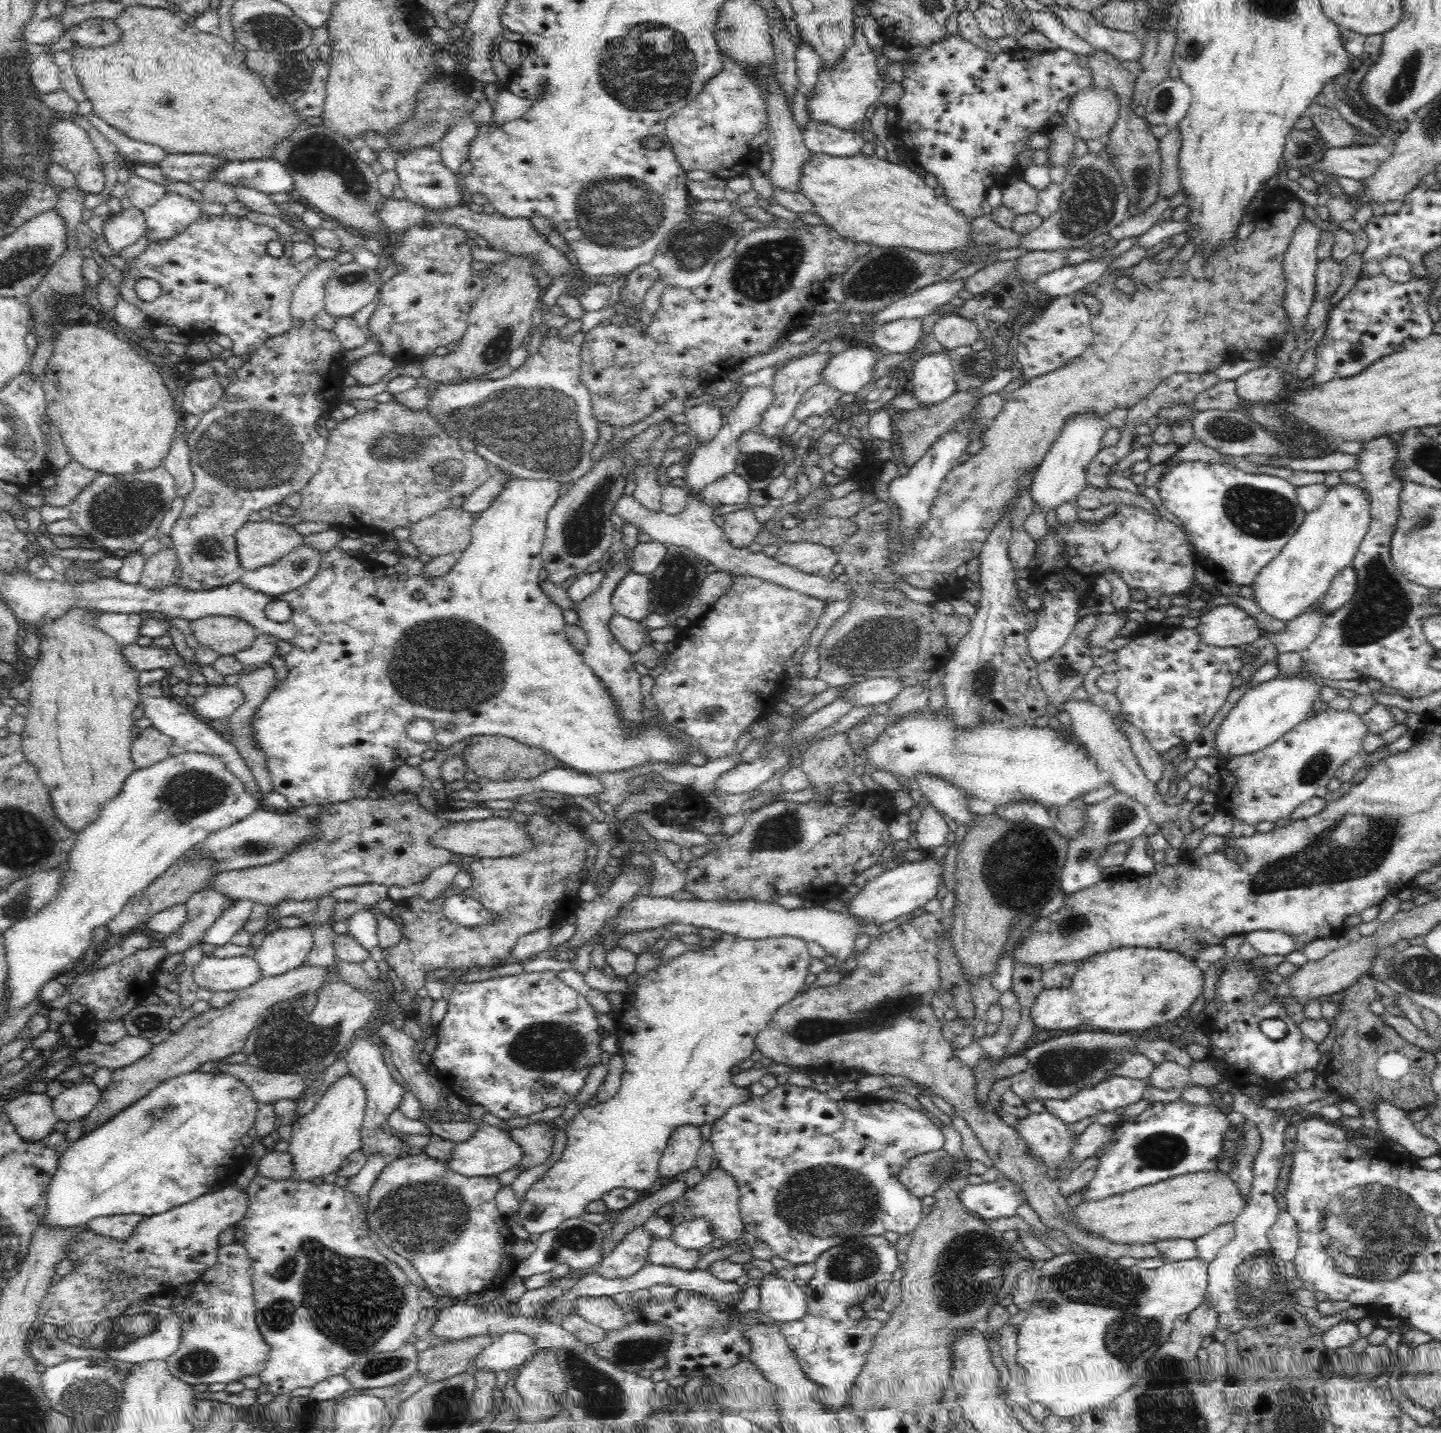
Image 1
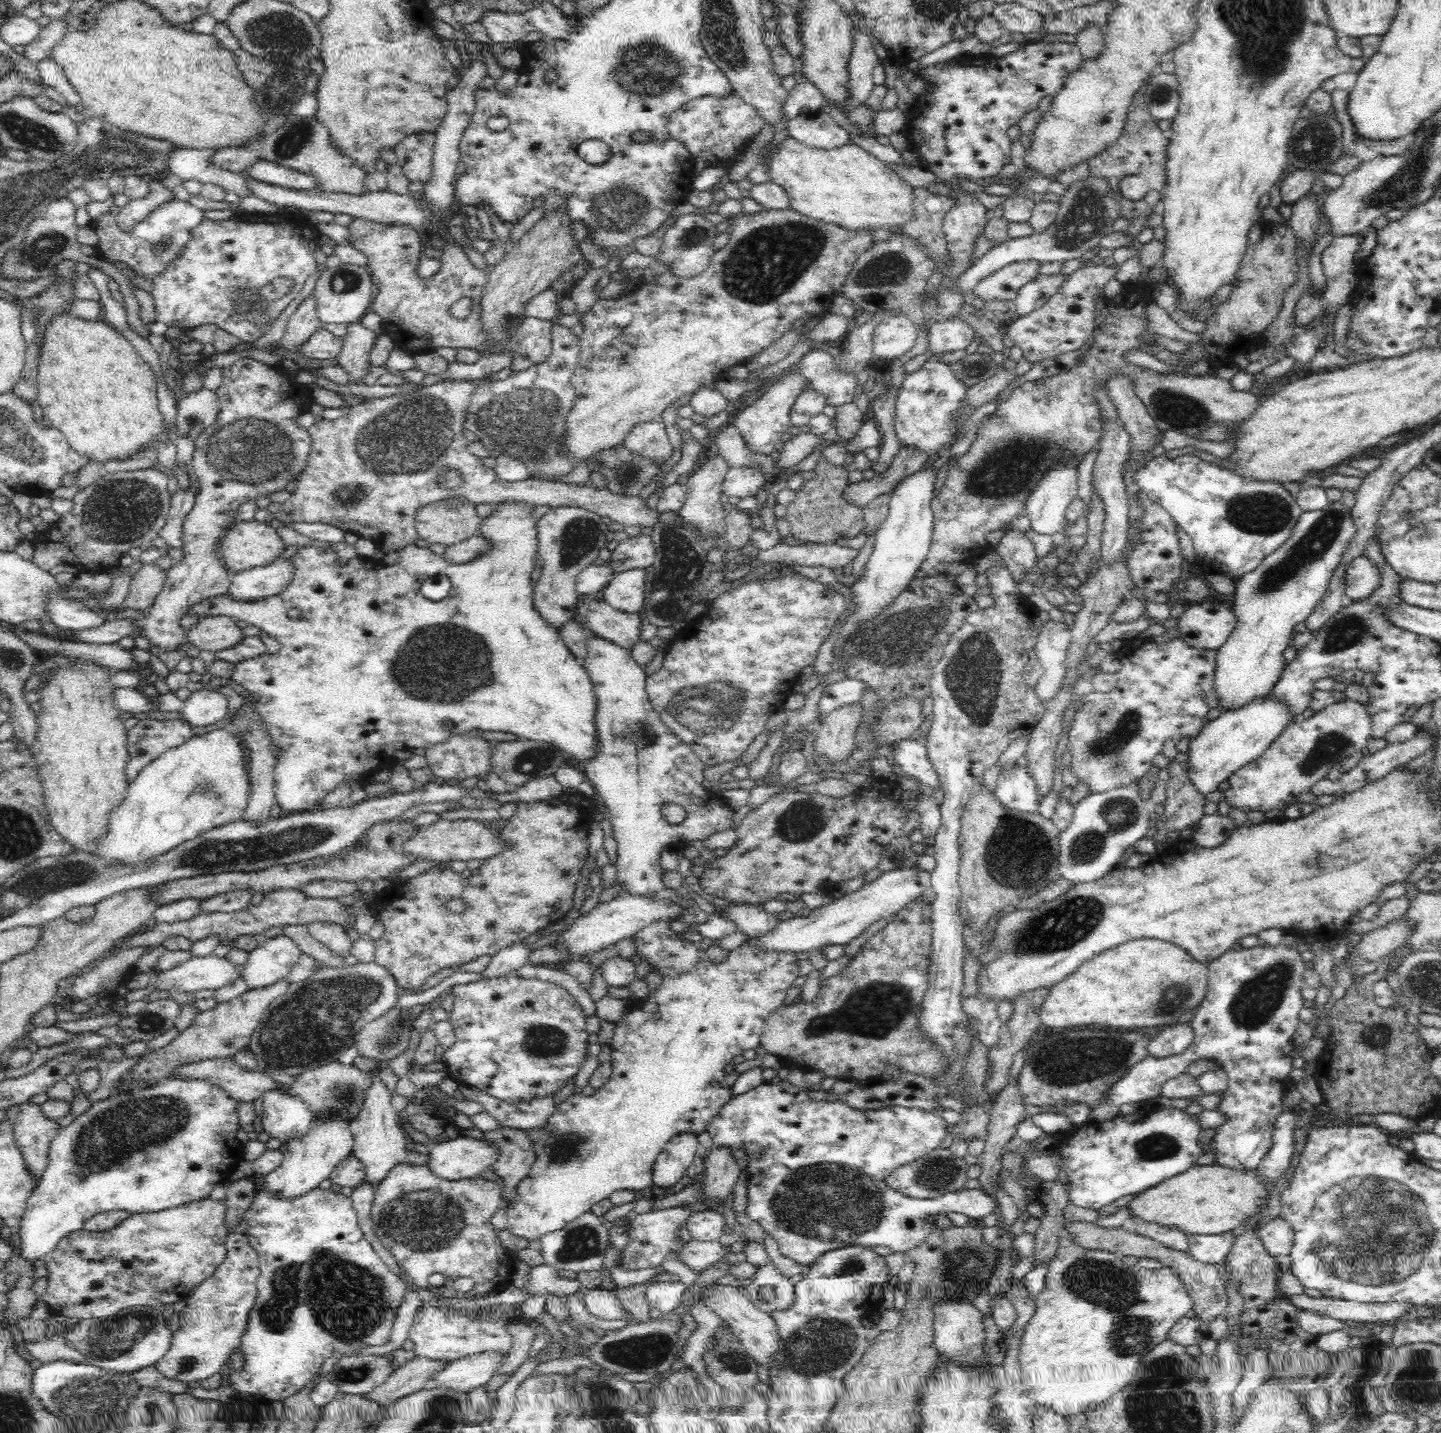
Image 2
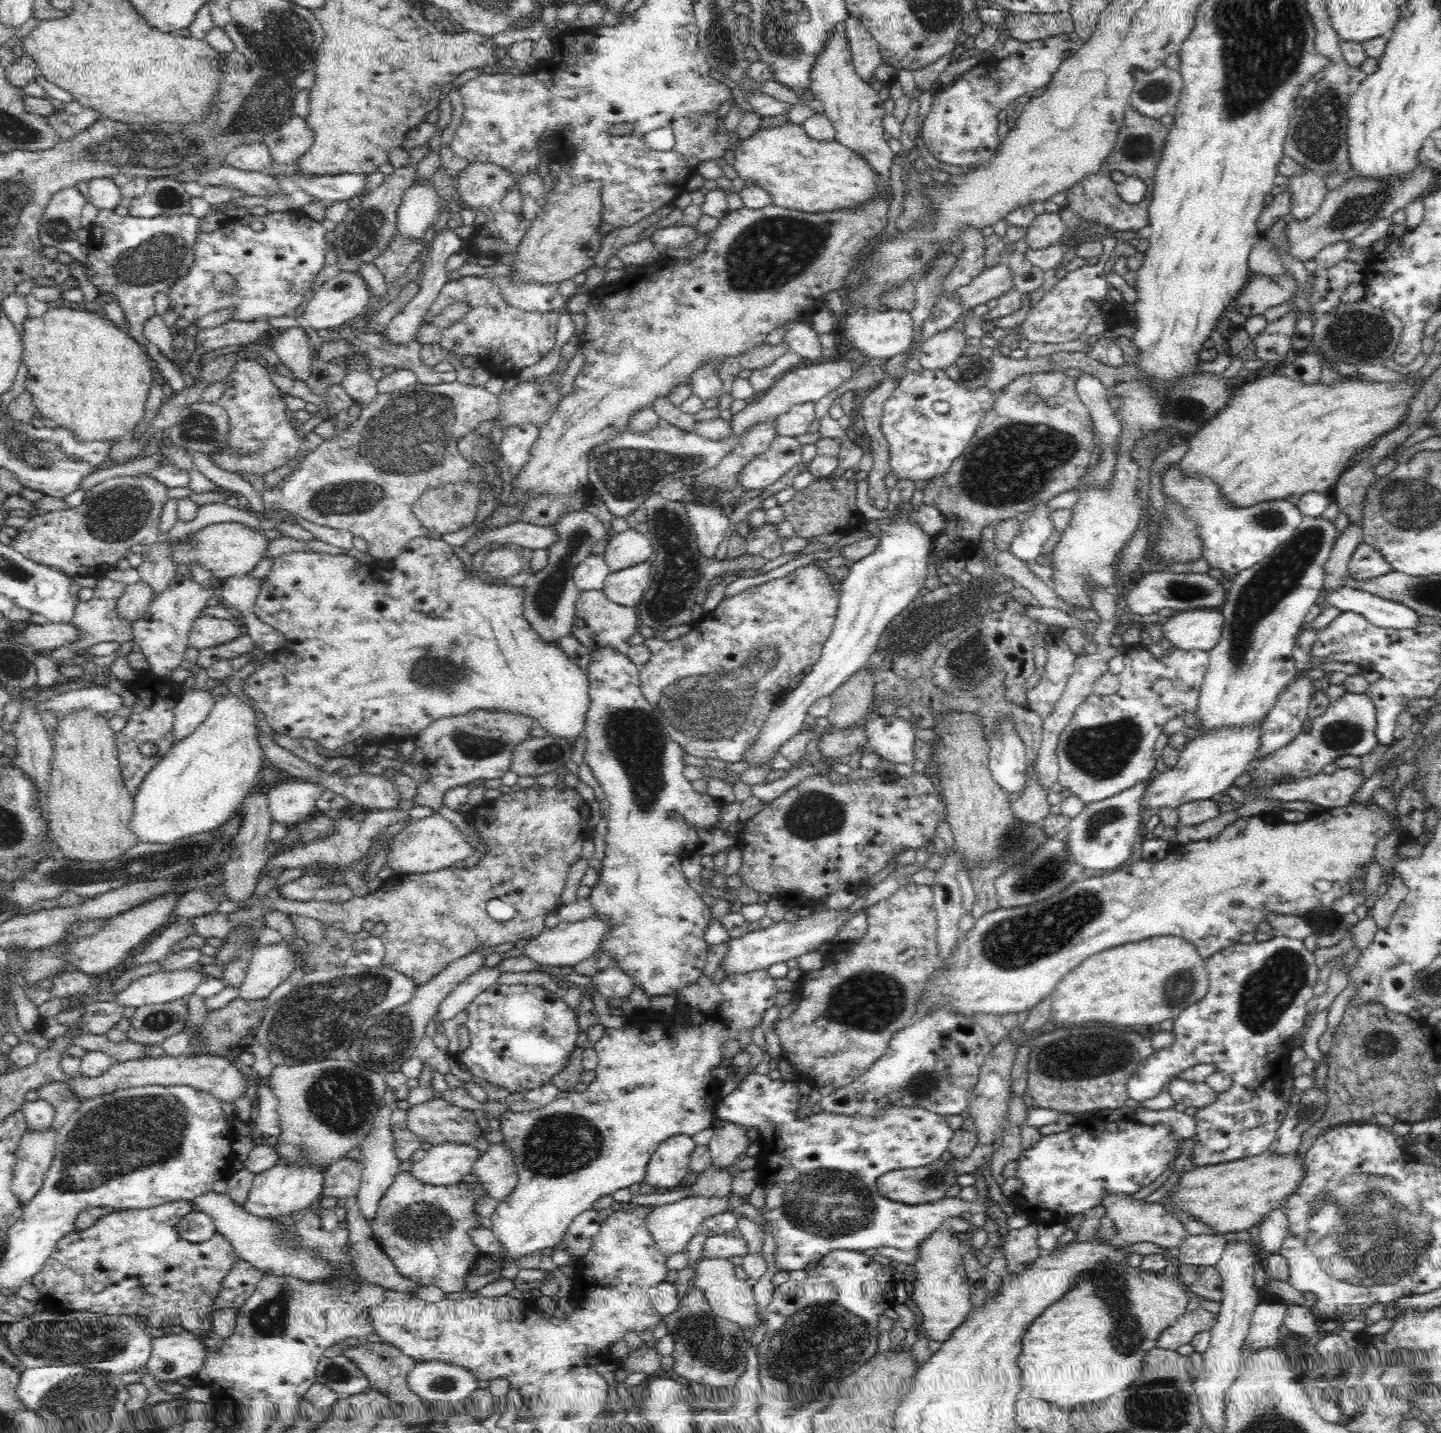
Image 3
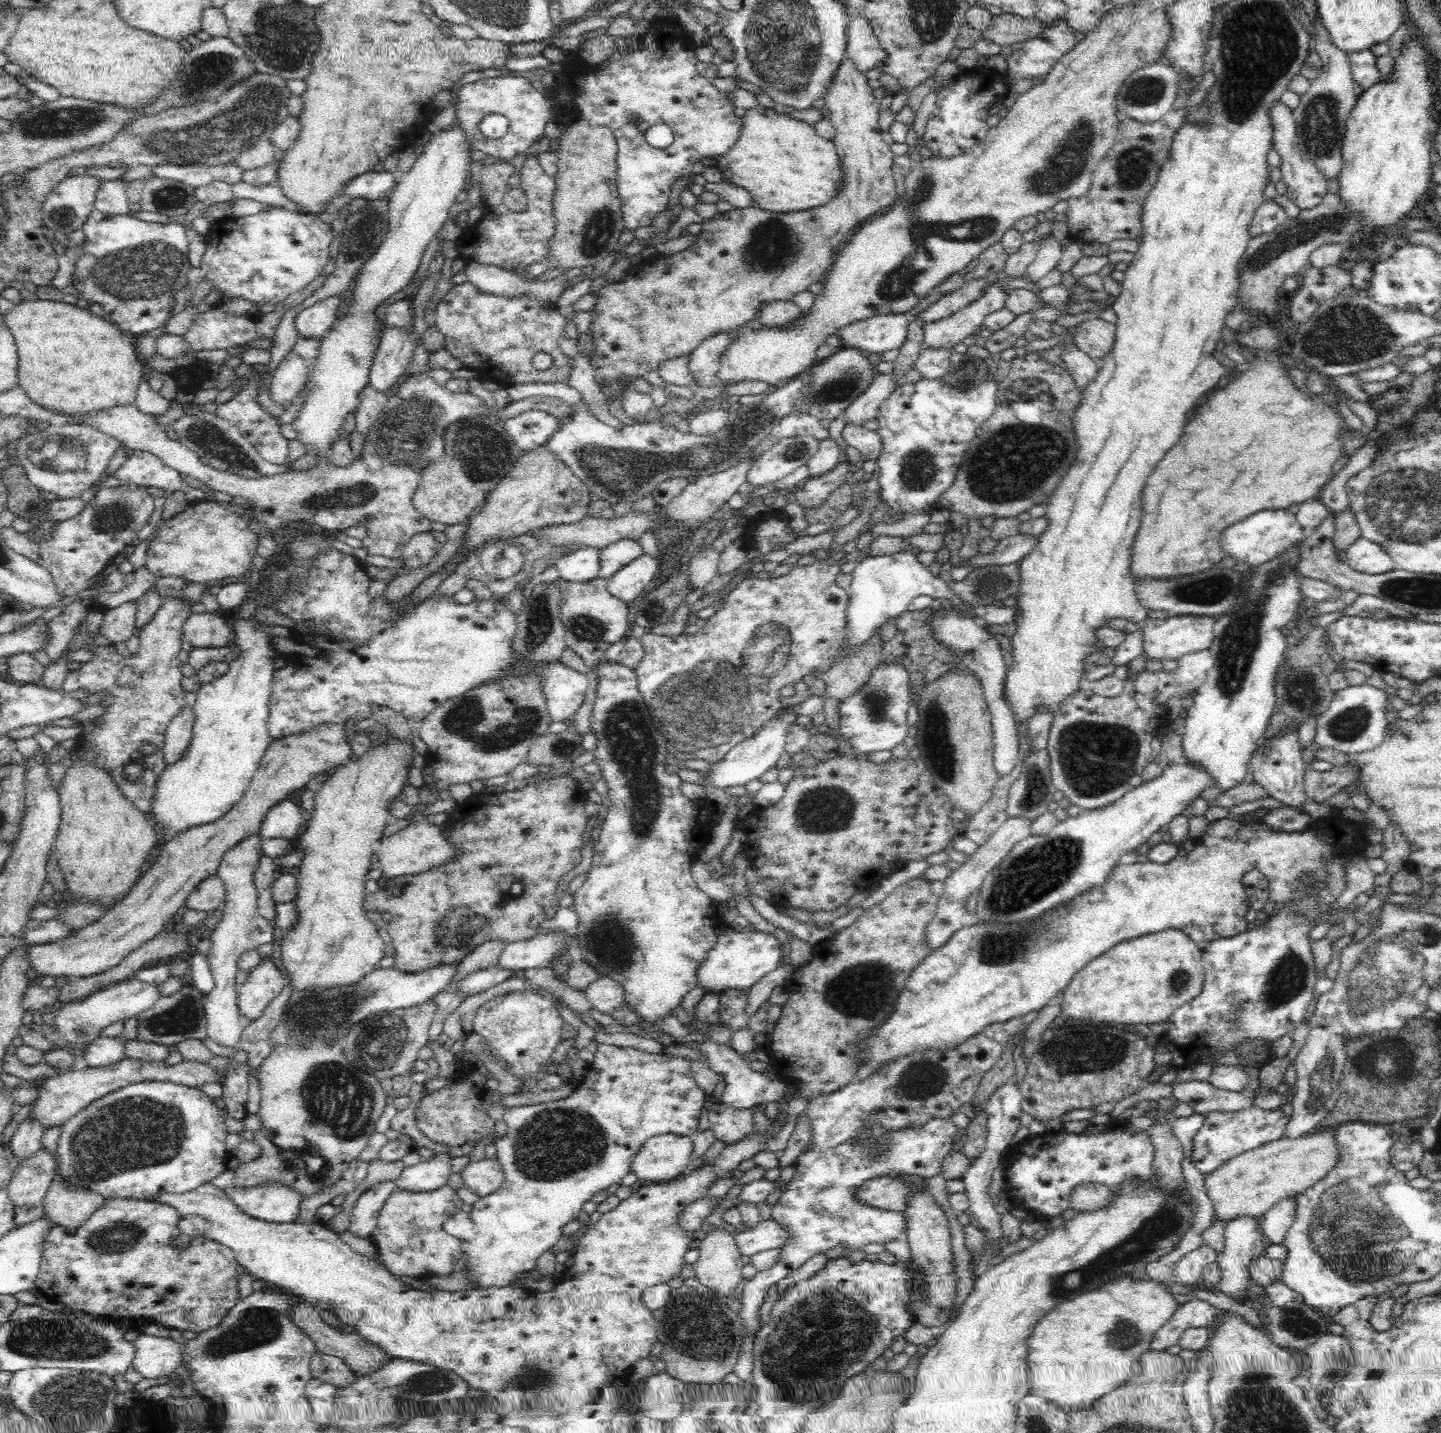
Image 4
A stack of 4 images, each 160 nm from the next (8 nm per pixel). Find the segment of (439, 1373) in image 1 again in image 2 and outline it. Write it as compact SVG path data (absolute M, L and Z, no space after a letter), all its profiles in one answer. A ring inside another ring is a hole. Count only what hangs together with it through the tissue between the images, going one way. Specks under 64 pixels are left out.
M415 1355L415 1358L408 1360L405 1366L396 1369L396 1372L384 1382L384 1385L367 1393L366 1398L378 1403L380 1403L380 1398L399 1402L408 1397L408 1394L425 1389L429 1380L434 1378L436 1373L442 1372L448 1364L452 1364L452 1362L432 1360Z

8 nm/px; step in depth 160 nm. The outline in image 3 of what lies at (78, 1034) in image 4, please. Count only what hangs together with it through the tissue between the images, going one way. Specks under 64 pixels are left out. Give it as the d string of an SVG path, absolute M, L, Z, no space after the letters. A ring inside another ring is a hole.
M199 963L194 965L194 968L168 970L168 972L161 970L140 977L117 993L115 1001L122 1007L133 1006L138 1009L150 1004L163 1004L186 998L194 994L201 982L214 977L203 970L202 963Z

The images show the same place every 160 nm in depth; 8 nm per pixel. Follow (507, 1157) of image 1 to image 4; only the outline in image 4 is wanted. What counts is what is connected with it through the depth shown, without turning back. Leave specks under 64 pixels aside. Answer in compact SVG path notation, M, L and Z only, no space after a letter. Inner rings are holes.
M434 1154L428 1160L406 1167L395 1180L396 1188L412 1192L428 1192L448 1185L448 1178L454 1173L451 1170L453 1159L454 1157L449 1154Z

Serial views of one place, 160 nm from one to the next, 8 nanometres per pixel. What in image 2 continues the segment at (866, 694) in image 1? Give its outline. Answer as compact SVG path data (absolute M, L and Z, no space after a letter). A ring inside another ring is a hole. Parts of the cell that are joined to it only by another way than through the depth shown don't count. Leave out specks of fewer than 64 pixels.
M857 679L838 680L825 688L820 697L818 713L829 714L837 708L860 703L864 691L868 689L866 683Z

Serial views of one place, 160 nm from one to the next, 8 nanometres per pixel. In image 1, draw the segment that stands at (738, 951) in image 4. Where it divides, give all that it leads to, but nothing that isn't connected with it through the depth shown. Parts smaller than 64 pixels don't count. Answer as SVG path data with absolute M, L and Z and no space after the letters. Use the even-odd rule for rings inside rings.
M932 856L919 861L902 862L898 866L882 872L862 887L860 893L850 902L847 912L866 923L884 925L895 922L898 917L924 908L926 904L936 898L944 872L944 861L939 861Z

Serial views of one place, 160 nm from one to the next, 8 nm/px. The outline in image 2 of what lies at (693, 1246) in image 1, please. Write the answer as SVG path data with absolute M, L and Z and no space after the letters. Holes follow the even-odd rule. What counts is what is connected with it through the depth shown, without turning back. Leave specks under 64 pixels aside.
M694 1208L690 1216L686 1218L684 1226L687 1228L690 1237L694 1241L712 1242L717 1241L724 1232L724 1216L708 1208Z

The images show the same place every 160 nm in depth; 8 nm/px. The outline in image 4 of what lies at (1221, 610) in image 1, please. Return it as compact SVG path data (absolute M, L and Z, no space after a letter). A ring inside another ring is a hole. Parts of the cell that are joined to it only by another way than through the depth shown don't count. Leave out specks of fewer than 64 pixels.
M1174 615L1165 619L1147 619L1144 621L1143 653L1147 658L1170 658L1177 660L1184 654L1209 650L1214 640L1214 625L1216 616Z

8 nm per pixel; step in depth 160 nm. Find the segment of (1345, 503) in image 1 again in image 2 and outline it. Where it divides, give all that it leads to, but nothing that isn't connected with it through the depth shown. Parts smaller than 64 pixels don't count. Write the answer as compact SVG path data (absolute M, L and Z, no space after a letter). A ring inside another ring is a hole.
M1342 499L1328 502L1324 508L1303 512L1288 541L1263 558L1252 572L1238 578L1232 608L1238 624L1229 634L1227 641L1217 650L1215 689L1220 708L1224 711L1232 710L1271 693L1285 668L1281 654L1292 642L1292 628L1306 620L1328 590L1330 579L1343 560L1352 538L1356 538L1356 522L1352 520L1351 508L1345 505Z

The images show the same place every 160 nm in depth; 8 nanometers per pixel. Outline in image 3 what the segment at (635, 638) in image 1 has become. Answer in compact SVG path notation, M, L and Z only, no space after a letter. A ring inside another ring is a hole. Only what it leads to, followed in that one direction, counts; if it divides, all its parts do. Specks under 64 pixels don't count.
M581 591L576 601L571 633L591 651L602 647L616 649L621 643L627 643L630 637L637 633L638 628L638 616L634 608L620 606L608 600L603 591Z

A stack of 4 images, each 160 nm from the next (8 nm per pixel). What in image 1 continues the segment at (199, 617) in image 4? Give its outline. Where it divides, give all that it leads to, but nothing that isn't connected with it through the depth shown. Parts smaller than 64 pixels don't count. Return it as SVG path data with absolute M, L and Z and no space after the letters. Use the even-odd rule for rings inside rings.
M206 616L189 623L201 646L211 648L219 656L233 655L247 649L258 635L249 622L234 616Z

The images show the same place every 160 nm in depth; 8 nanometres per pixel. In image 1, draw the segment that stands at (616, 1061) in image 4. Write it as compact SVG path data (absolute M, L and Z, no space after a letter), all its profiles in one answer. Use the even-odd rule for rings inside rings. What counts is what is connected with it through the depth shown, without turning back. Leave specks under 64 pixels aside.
M725 933L714 934L712 936L714 945L711 948L700 949L699 951L686 951L677 958L668 960L665 964L658 965L654 970L649 970L646 974L640 975L634 983L634 988L631 991L633 994L633 1001L627 1004L627 1007L622 1010L616 1017L617 1020L617 1037L619 1038L621 1046L621 1057L624 1059L624 1074L618 1092L605 1103L598 1103L594 1107L589 1105L576 1113L573 1121L566 1126L566 1134L568 1144L564 1150L564 1156L560 1162L556 1162L539 1180L533 1184L532 1188L528 1190L524 1202L514 1215L515 1221L524 1226L530 1234L542 1234L548 1230L554 1230L558 1224L562 1224L569 1218L576 1218L584 1212L585 1204L598 1199L602 1194L606 1194L608 1190L622 1187L636 1192L643 1192L650 1188L658 1178L659 1163L665 1152L668 1139L673 1130L678 1126L690 1124L694 1126L702 1126L706 1122L715 1123L720 1120L732 1106L745 1103L752 1098L750 1088L738 1088L732 1084L732 1067L742 1064L744 1060L748 1060L755 1051L754 1040L756 1035L764 1030L772 1021L772 1016L784 1004L788 1004L796 995L798 995L804 988L806 976L808 976L810 961L813 959L807 947L806 942L801 939L792 937L781 938L764 938L761 940L747 940L728 935Z

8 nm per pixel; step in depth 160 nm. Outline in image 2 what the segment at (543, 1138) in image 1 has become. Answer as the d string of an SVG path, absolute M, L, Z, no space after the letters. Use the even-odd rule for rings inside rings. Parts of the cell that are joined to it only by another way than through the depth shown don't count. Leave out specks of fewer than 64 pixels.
M502 1126L484 1133L483 1139L500 1151L498 1162L490 1169L501 1180L501 1197L503 1200L511 1201L516 1194L516 1185L528 1176L532 1165L536 1163L533 1142L526 1130Z

